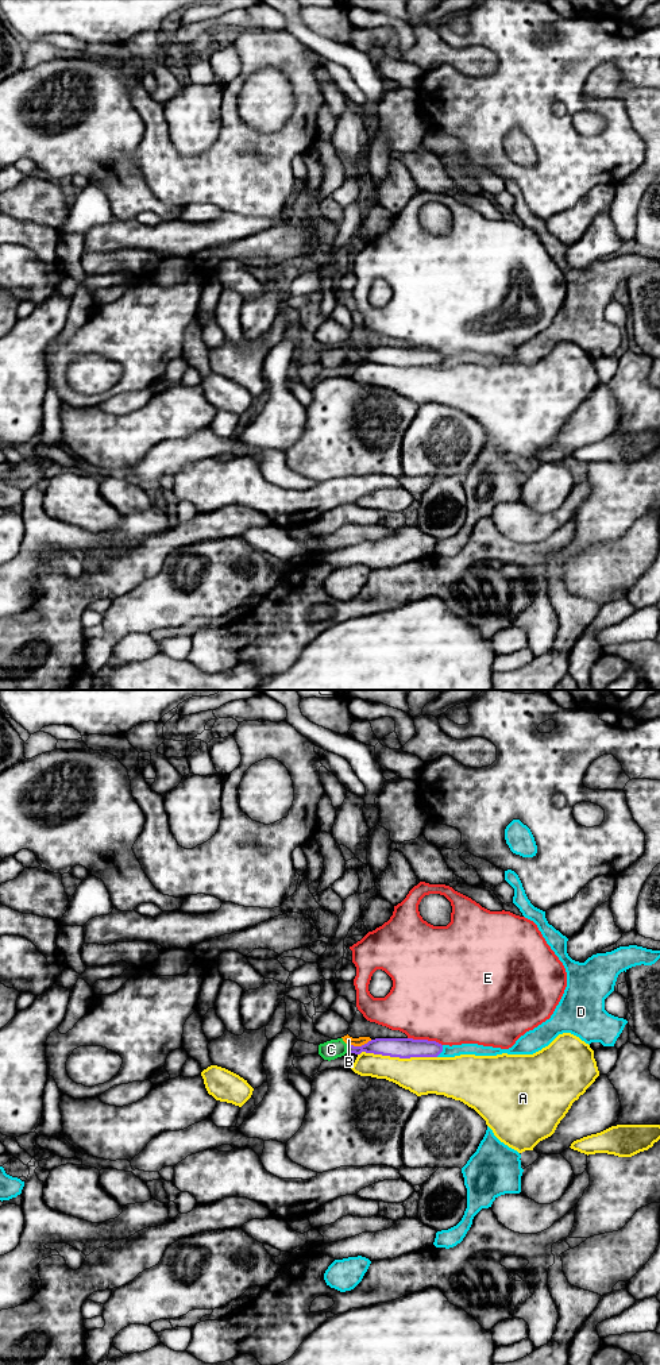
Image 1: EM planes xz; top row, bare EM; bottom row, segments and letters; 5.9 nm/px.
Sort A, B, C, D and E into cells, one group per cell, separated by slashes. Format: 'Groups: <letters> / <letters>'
Groups: A / B C D / E

